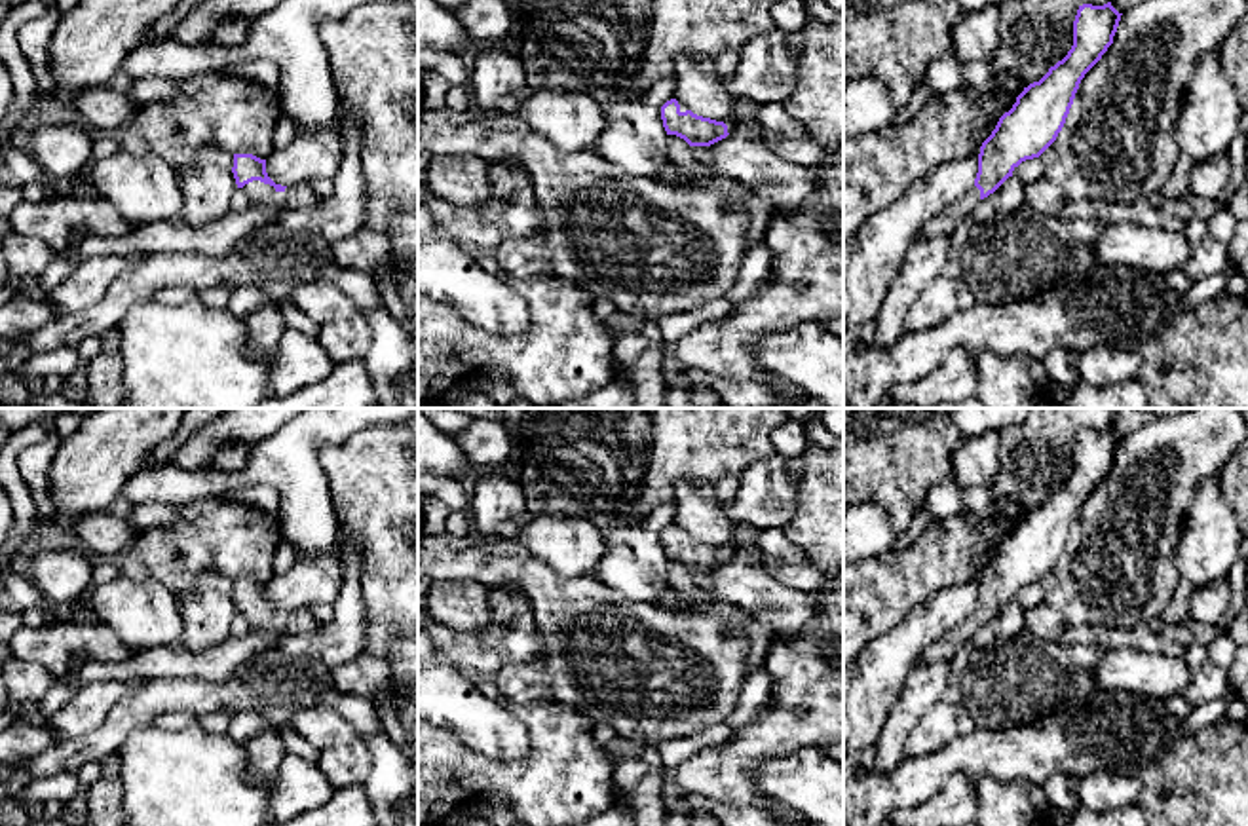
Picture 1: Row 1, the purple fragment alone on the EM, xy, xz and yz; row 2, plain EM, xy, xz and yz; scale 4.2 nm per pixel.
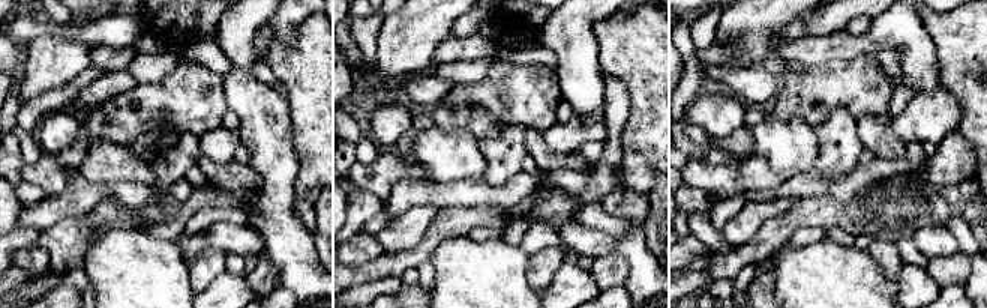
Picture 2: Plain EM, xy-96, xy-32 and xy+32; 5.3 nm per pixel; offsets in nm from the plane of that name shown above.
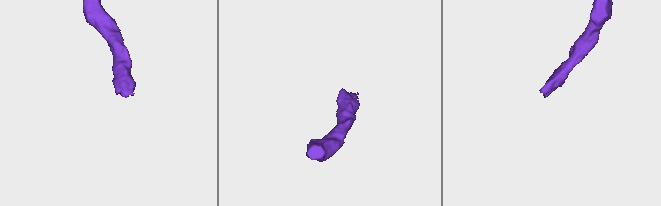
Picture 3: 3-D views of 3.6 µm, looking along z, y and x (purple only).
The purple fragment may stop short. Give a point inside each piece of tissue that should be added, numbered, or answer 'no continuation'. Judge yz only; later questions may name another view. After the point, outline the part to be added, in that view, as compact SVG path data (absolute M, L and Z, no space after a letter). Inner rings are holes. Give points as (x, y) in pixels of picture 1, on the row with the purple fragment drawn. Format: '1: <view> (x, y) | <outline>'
1: yz (952, 215) | M973 184L957 201L948 203L936 216L933 216L919 232L919 239L944 235L950 237L955 228L973 215L980 201L980 190Z

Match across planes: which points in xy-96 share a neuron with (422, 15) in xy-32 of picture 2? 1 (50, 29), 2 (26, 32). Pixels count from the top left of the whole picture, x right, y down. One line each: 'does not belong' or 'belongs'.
1: does not belong
2: does not belong

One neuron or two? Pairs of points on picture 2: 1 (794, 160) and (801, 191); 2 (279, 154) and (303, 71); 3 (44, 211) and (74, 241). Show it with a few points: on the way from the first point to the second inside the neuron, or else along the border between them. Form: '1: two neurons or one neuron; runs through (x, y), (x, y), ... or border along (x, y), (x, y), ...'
1: two neurons; border along (813, 167), (788, 176)
2: two neurons; border along (287, 102), (294, 147)
3: two neurons; border along (84, 215), (62, 218), (42, 232)

